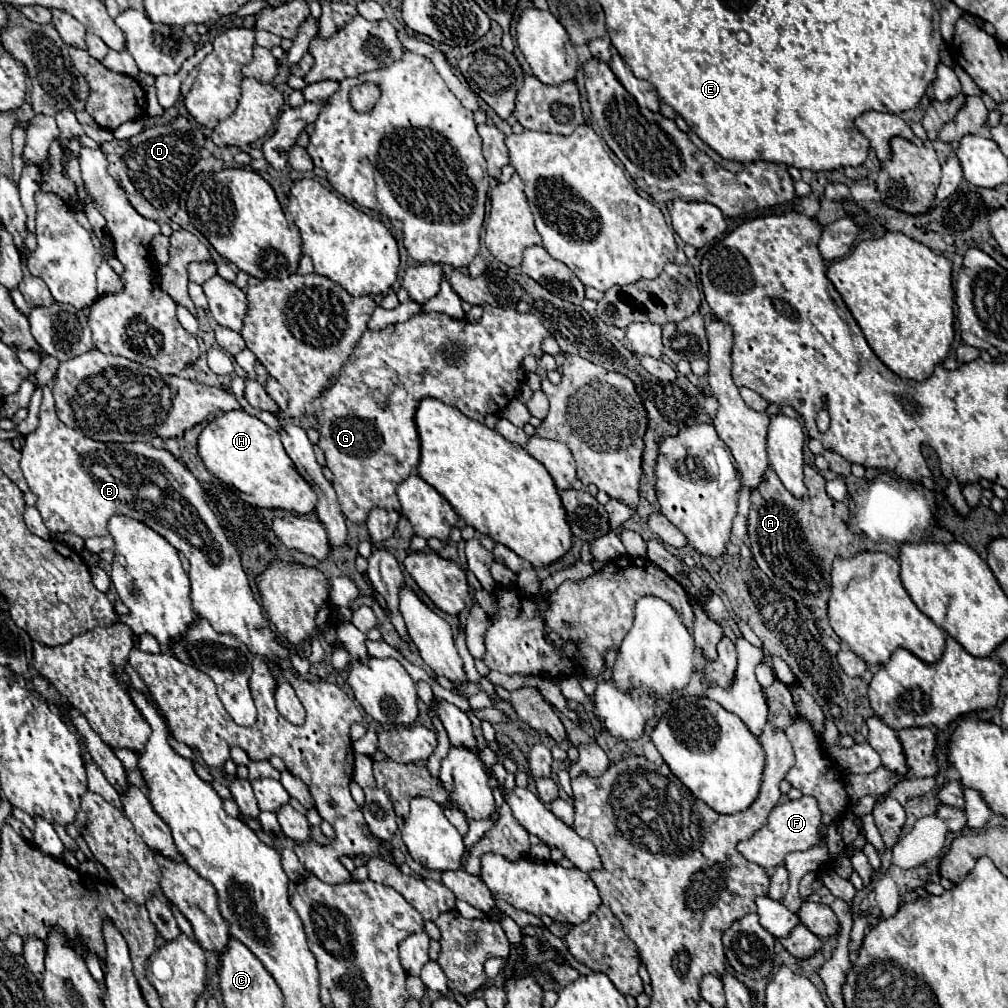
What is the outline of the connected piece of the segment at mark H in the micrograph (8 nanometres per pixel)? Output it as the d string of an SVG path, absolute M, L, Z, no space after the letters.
M230 411L230 413L216 417L212 423L208 423L198 437L198 451L200 451L200 457L202 457L204 465L208 467L208 471L212 475L216 475L220 481L234 485L242 493L242 499L254 507L284 509L284 511L294 511L298 515L312 513L316 507L316 493L302 479L302 475L294 469L292 459L288 457L288 453L284 451L284 447L280 443L280 435L272 427L262 423L258 417L248 415L246 411Z

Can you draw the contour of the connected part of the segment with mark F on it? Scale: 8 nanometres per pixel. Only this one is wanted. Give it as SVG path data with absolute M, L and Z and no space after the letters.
M804 795L804 797L796 799L796 801L786 801L782 805L776 805L768 815L768 823L762 829L758 829L750 839L740 841L736 845L736 849L748 861L752 861L752 863L756 863L756 865L760 865L764 869L784 865L786 853L790 853L790 851L806 851L806 849L810 849L812 845L818 843L818 839L820 839L820 835L818 835L820 823L822 823L822 813L820 813L818 801L814 797Z

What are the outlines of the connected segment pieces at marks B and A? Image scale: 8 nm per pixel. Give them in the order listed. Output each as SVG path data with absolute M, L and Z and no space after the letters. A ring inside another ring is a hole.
M46 385L46 387L42 387L42 405L40 405L40 415L38 415L38 427L32 435L26 435L20 455L22 455L20 469L28 481L30 491L38 497L36 509L40 511L44 525L50 531L76 533L82 539L108 535L108 519L114 513L128 515L128 517L134 517L134 519L146 523L156 533L160 533L172 547L176 547L178 551L182 551L188 557L188 561L190 561L188 577L190 577L190 587L192 587L190 599L192 599L194 611L200 617L208 619L216 631L236 635L242 643L248 645L248 649L252 653L266 657L270 663L274 663L274 659L284 659L288 655L288 651L274 641L270 623L266 619L262 621L262 609L252 595L248 577L242 569L238 549L226 539L226 535L218 523L218 517L212 513L212 509L208 507L208 503L204 499L204 491L202 491L200 483L186 469L186 465L182 465L174 459L174 455L170 451L150 447L148 443L102 443L102 441L94 441L94 439L82 435L82 431L78 431L78 429L66 427L56 415L52 389ZM132 469L158 469L168 481L166 489L158 489L158 487L146 489L146 479L140 473L134 473L134 477L132 477ZM146 491L154 491L154 493L158 493L158 497L154 495L154 499L146 499Z
M806 465L806 497L798 499L782 487L782 481L778 475L774 475L772 467L766 469L764 481L750 491L750 513L748 513L748 539L750 539L750 549L754 555L754 561L758 567L776 583L776 587L790 595L794 601L804 603L806 607L820 607L826 609L828 597L830 597L830 571L832 571L832 561L836 555L842 557L852 557L854 553L860 551L862 537L852 533L848 529L848 519L850 519L850 509L846 503L834 501L826 495L826 479L818 473L816 467Z

